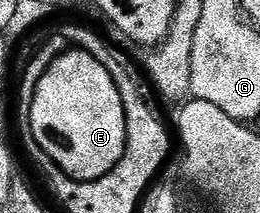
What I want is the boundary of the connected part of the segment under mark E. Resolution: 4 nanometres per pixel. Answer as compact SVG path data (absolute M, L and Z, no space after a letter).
M69 48L67 52L53 59L52 65L41 75L40 81L35 86L29 122L32 133L36 137L37 143L44 149L45 154L49 155L49 159L53 163L57 163L60 169L72 181L96 181L97 179L101 179L109 171L113 171L113 167L117 167L117 163L125 155L125 147L127 146L127 120L125 119L125 107L121 99L121 91L117 91L117 83L113 83L113 75L109 75L109 71L105 71L105 67L101 67L101 63L97 63L97 59L93 59L93 55L89 55L80 49Z

